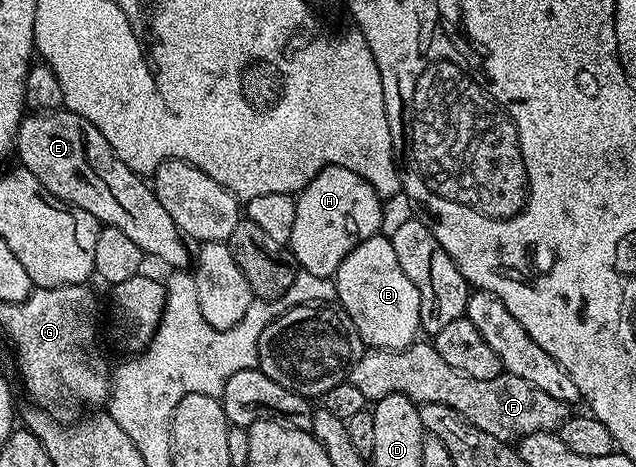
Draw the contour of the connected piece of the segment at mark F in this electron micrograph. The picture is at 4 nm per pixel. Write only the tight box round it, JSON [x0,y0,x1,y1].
[347,341,571,441]

